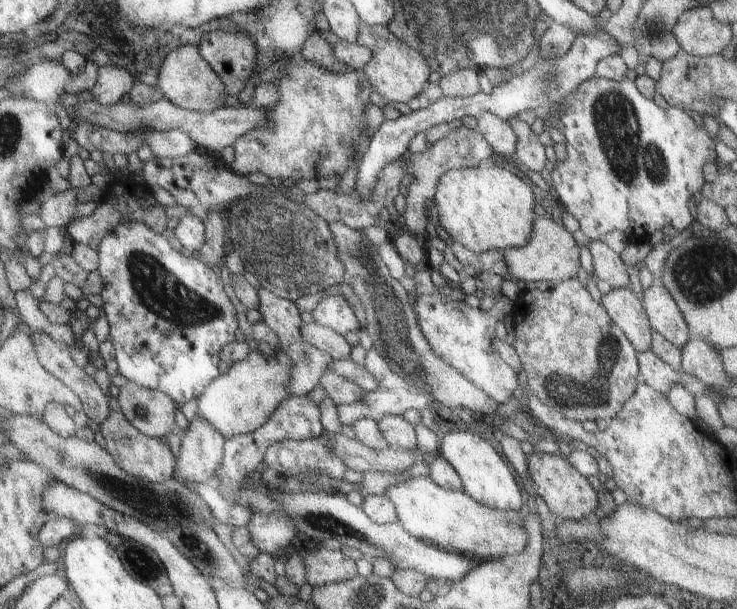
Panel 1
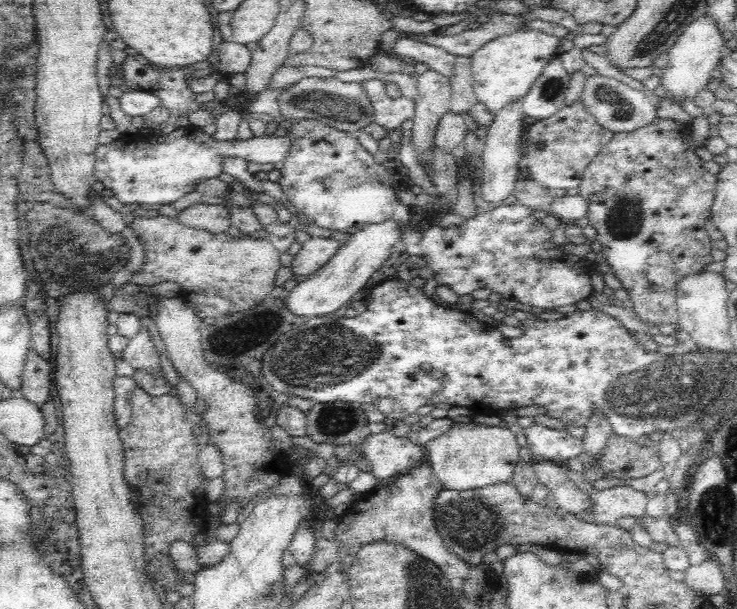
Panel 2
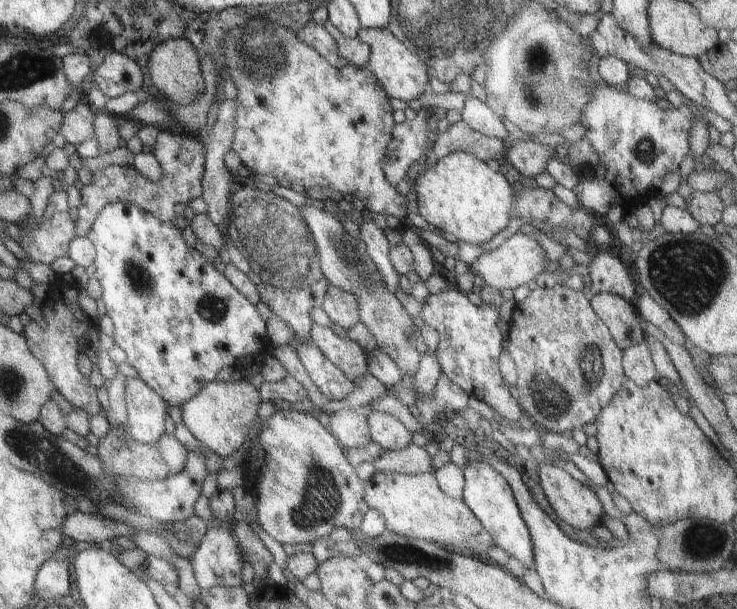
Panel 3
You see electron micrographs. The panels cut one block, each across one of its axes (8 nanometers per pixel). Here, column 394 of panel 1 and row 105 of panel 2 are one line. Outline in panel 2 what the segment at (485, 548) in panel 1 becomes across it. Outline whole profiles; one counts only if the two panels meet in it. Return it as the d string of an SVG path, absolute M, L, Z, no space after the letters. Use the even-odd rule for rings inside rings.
M530 30L485 44L471 56L473 89L477 102L484 104L493 117L516 101L522 104L544 66L561 52L562 42L563 38Z

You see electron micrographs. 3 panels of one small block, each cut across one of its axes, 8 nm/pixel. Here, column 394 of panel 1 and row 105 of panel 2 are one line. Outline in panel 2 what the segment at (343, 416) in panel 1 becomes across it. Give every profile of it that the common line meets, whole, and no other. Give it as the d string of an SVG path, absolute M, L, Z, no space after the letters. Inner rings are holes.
M373 79L364 81L365 91L368 93L375 110L375 122L386 129L398 128L404 120L413 118L415 113L415 99L404 96L392 98L387 95L384 81Z

